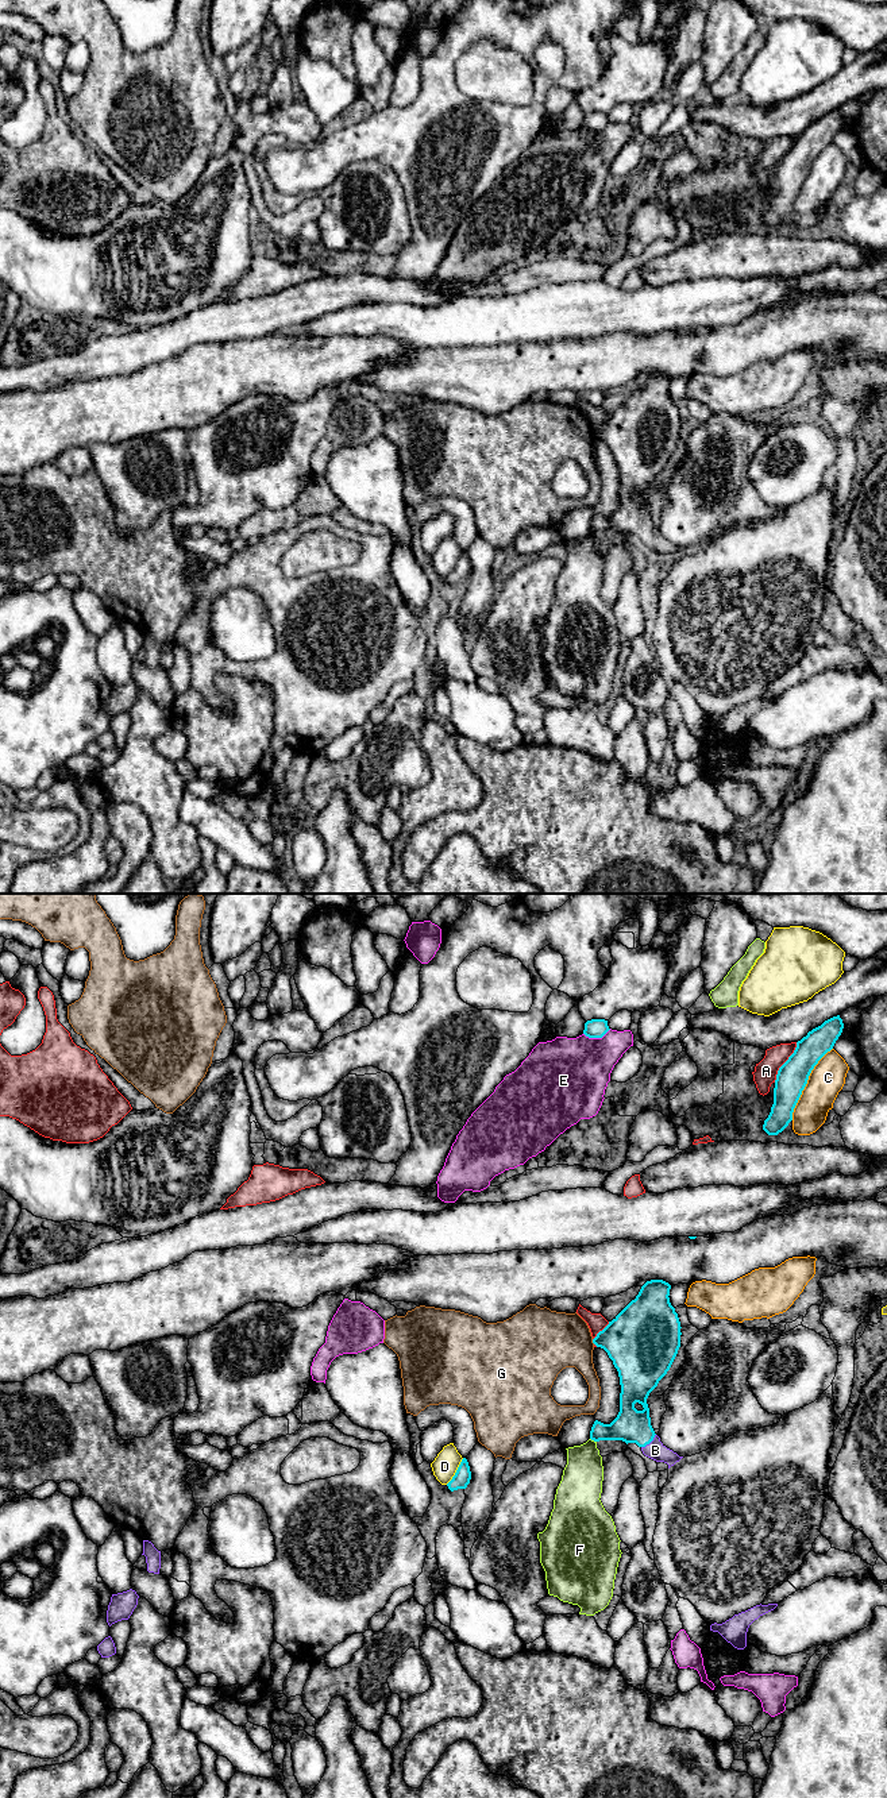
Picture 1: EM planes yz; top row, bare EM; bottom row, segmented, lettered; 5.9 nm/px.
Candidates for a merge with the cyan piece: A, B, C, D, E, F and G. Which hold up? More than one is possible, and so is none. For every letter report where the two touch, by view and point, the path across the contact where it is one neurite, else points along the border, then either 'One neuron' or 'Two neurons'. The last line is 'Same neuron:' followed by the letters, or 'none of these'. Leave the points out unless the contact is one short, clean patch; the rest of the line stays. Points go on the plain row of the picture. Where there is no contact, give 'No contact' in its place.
A: Touches cyan at yz (785, 155). Two neurons
B: Touches cyan at yz (650, 535). Path across: yz (631, 519), (650, 535), (655, 543). One neuron
C: Touches cyan at yz (806, 176). Two neurons
D: Touches cyan at yz (457, 564). Two neurons
E: Touches cyan at yz (597, 130). Two neurons
F: Touches cyan at yz (593, 532). Two neurons
G: Touches cyan at yz (593, 435). Two neurons
Same neuron: B

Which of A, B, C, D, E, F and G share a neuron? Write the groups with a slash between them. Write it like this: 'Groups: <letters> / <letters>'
Groups: A / B / C / D / E / F / G

